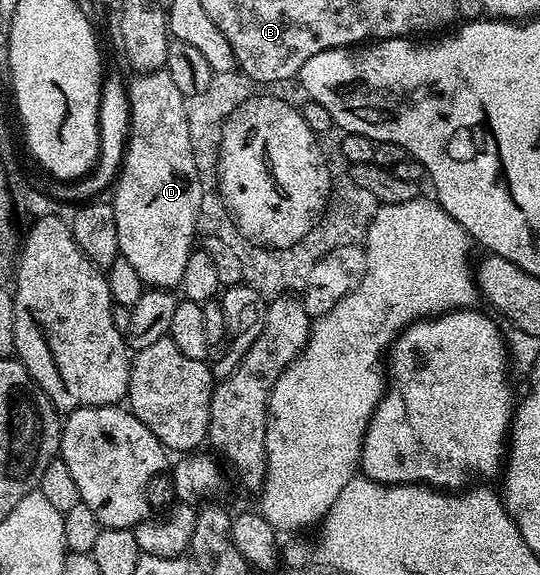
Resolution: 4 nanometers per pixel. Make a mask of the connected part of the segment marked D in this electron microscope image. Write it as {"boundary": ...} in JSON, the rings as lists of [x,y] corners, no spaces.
{"boundary":[[[149,70],[135,75],[136,79],[127,83],[127,92],[129,98],[129,108],[131,110],[130,137],[127,139],[126,149],[124,151],[123,165],[119,169],[118,177],[114,182],[114,191],[116,195],[110,198],[114,208],[114,220],[118,224],[118,248],[120,257],[130,260],[130,264],[142,276],[145,287],[148,288],[176,288],[179,287],[182,280],[182,272],[186,268],[186,260],[192,255],[194,243],[192,237],[196,234],[196,221],[200,218],[200,205],[205,205],[206,199],[202,196],[202,184],[198,184],[198,172],[194,164],[194,152],[192,151],[192,141],[190,140],[190,128],[188,127],[188,117],[186,108],[188,103],[182,92],[174,85],[174,80],[170,80],[168,71]]]}

